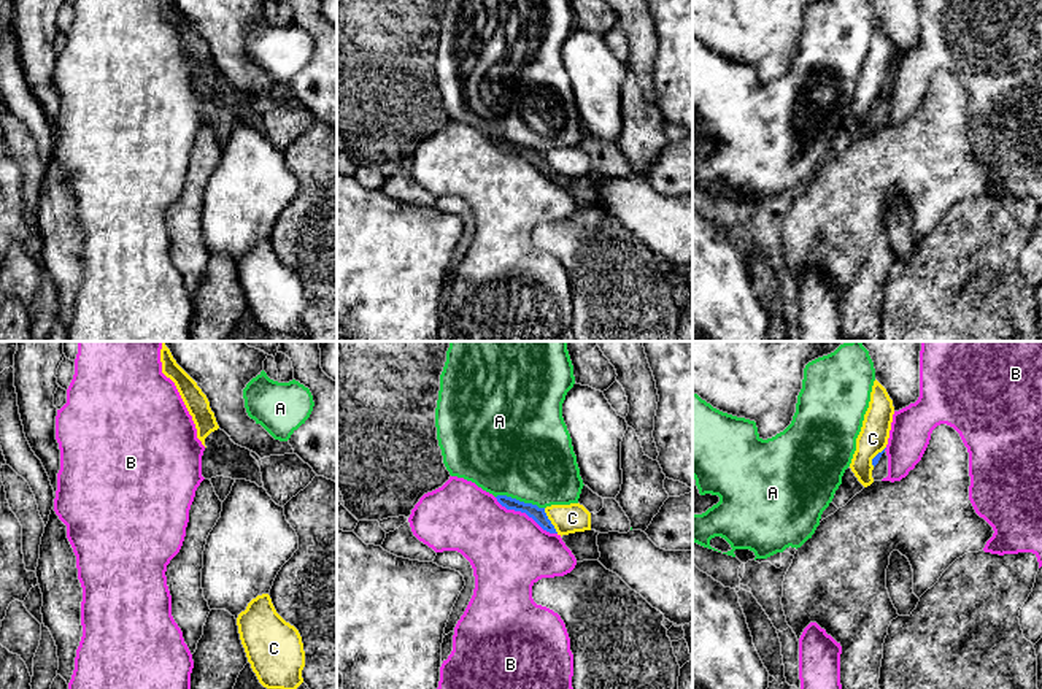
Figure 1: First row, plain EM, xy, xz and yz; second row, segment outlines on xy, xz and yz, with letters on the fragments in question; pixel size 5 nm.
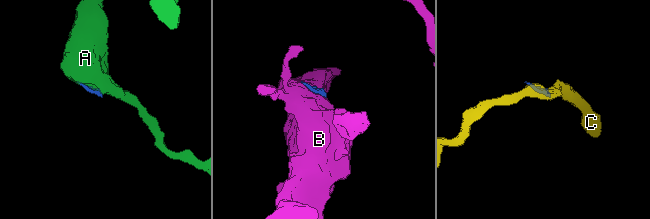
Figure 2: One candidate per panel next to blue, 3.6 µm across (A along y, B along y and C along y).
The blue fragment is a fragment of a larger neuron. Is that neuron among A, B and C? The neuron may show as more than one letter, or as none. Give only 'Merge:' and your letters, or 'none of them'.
Merge: none of them

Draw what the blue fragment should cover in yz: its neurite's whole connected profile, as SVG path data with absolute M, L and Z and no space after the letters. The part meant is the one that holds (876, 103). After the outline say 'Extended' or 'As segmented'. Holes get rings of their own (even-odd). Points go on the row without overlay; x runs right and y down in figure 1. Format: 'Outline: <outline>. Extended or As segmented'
Outline: M883 94L872 103L872 122L874 125L882 125L883 122L888 121L888 100L886 95Z. Extended

